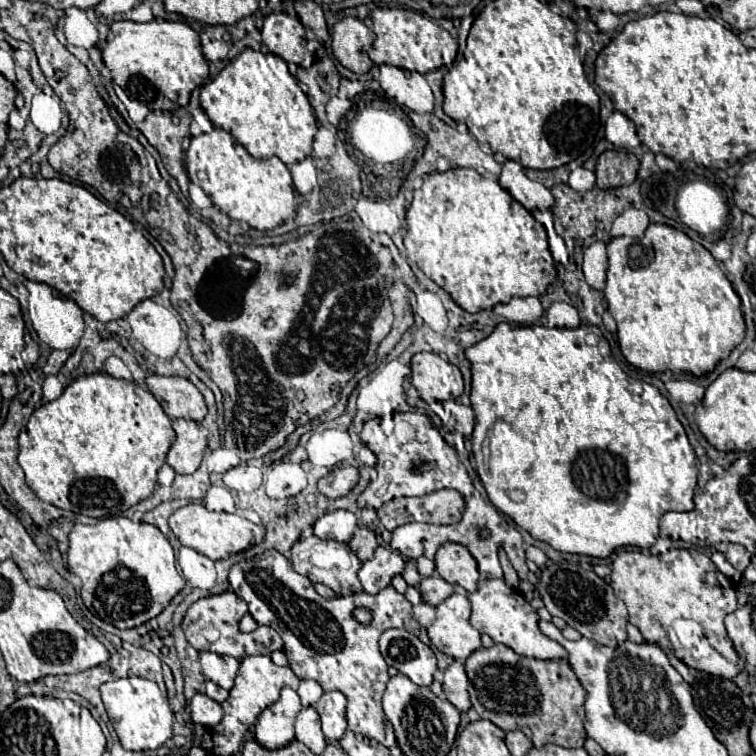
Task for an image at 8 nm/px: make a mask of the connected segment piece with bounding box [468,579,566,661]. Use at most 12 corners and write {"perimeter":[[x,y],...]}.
{"perimeter":[[502,579],[480,581],[470,625],[524,657],[566,661]]}

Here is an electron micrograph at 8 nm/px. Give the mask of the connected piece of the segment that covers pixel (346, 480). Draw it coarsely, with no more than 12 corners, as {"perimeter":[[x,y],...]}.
{"perimeter":[[344,465],[318,481],[326,497],[348,495],[358,483],[358,469]]}

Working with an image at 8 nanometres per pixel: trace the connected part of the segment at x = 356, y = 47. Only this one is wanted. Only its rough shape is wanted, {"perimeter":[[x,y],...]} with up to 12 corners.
{"perimeter":[[356,17],[334,25],[332,51],[354,73],[366,73],[374,33]]}

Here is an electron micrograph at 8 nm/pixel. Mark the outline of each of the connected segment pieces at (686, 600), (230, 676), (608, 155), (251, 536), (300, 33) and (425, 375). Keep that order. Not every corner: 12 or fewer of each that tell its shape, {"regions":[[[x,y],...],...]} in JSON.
{"regions":[[[696,549],[612,561],[648,643],[734,679],[734,583]],[[202,651],[206,679],[232,689],[238,659]],[[604,151],[596,185],[612,189],[634,183],[640,161],[634,153]],[[188,503],[170,515],[184,547],[228,559],[264,539],[240,515]],[[272,13],[262,43],[300,65],[306,49],[298,17]],[[416,353],[412,385],[420,397],[458,399],[460,369],[436,353]]]}

